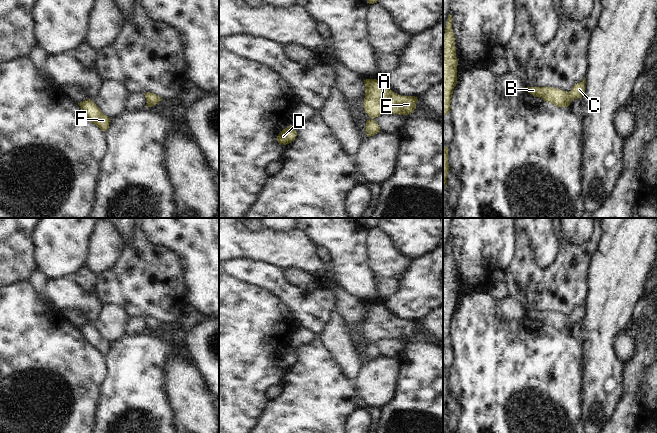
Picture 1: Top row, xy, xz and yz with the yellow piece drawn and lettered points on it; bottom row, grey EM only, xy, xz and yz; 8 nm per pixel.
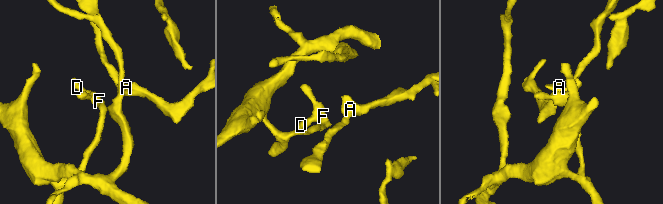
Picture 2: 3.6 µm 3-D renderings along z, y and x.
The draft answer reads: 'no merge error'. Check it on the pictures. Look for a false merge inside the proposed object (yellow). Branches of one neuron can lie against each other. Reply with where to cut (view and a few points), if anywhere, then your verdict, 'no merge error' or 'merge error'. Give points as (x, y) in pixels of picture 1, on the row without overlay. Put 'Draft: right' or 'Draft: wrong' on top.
Draft: right
no cut | no merge error

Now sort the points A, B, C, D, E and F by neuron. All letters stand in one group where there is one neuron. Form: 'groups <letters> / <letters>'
groups A B C D E F

